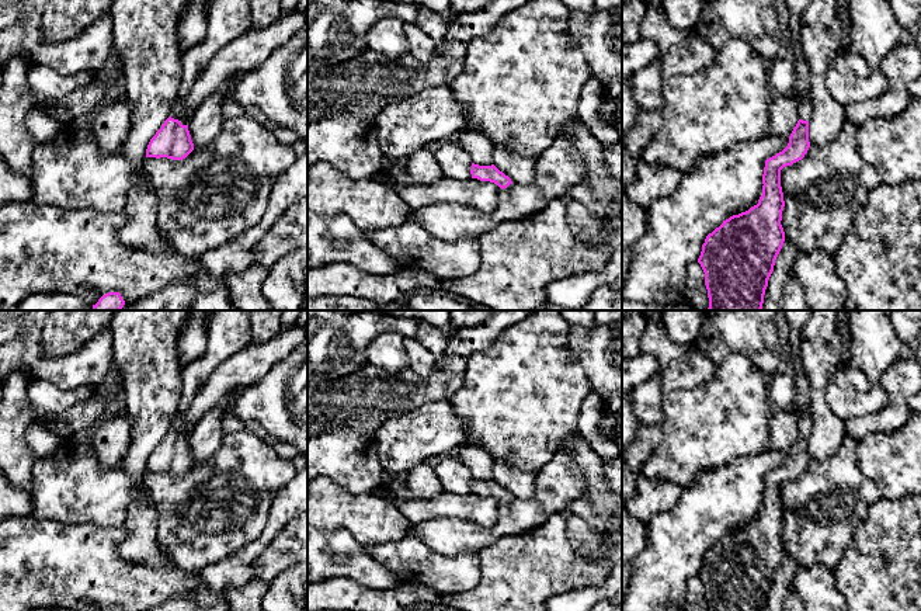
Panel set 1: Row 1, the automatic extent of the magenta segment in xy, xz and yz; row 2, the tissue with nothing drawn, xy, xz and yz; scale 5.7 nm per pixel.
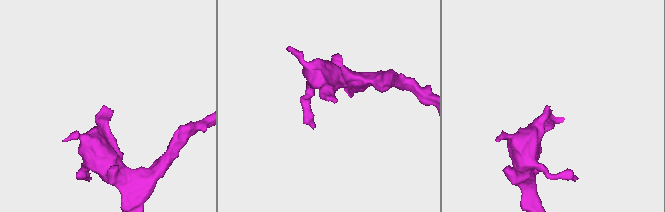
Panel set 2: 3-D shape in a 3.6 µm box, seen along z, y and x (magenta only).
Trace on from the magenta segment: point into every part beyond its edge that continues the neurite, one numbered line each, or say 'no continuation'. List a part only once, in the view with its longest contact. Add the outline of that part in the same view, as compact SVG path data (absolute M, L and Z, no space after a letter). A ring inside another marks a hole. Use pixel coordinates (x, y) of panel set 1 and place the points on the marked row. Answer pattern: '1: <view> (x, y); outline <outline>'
1: xy (226, 18); outline M212 0L208 10L208 29L205 38L194 48L183 52L183 74L177 103L168 117L180 119L184 103L198 74L223 46L253 29L249 0Z

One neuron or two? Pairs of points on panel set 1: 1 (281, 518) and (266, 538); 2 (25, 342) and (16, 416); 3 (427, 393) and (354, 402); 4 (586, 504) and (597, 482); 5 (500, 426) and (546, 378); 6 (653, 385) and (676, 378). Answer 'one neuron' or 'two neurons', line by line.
1: one neuron
2: two neurons
3: one neuron
4: one neuron
5: one neuron
6: two neurons

